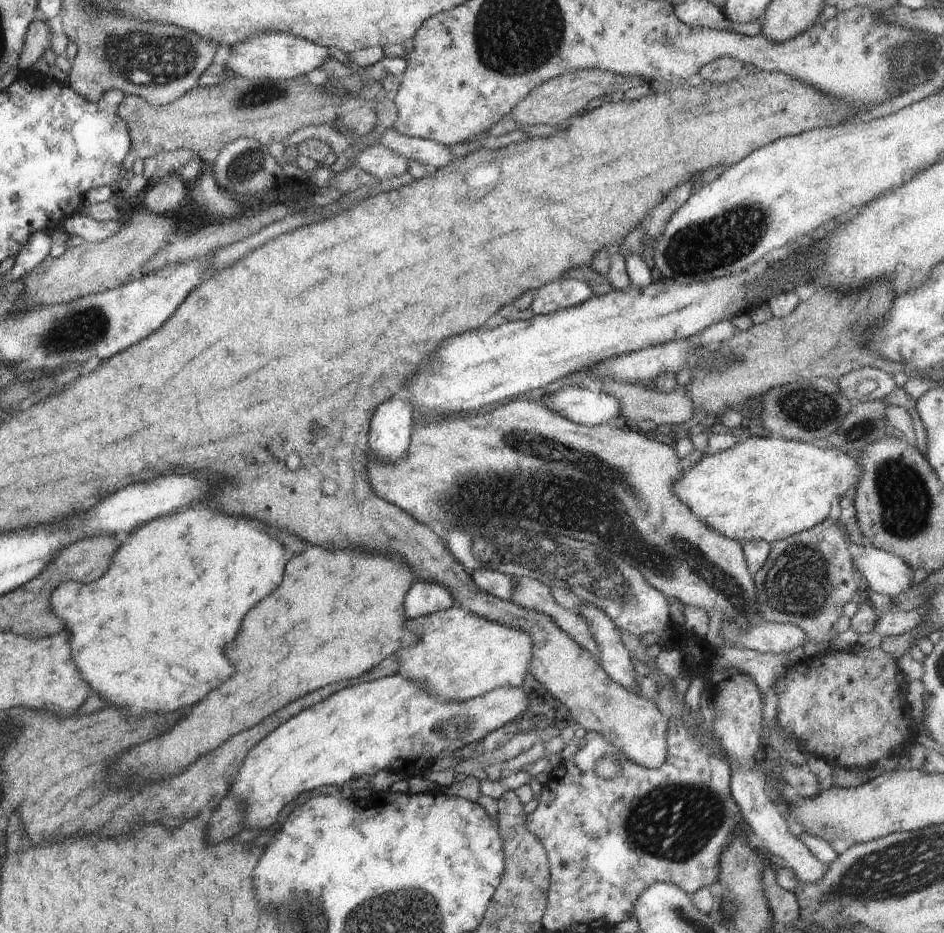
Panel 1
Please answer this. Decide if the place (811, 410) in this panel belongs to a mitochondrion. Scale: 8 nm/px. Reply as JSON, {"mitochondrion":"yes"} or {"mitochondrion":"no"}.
{"mitochondrion":"yes"}

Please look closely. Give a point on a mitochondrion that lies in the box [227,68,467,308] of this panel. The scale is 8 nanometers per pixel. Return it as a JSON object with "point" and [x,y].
{"point":[263,94]}

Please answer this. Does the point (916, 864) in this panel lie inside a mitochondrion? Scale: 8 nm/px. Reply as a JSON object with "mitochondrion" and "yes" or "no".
{"mitochondrion":"yes"}

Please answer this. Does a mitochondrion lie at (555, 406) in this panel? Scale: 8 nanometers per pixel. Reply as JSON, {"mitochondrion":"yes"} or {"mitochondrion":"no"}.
{"mitochondrion":"no"}

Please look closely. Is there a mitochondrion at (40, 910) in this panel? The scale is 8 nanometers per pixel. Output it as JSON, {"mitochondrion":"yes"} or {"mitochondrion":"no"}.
{"mitochondrion":"no"}

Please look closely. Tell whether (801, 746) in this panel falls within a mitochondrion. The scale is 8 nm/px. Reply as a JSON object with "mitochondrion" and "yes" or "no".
{"mitochondrion":"no"}

